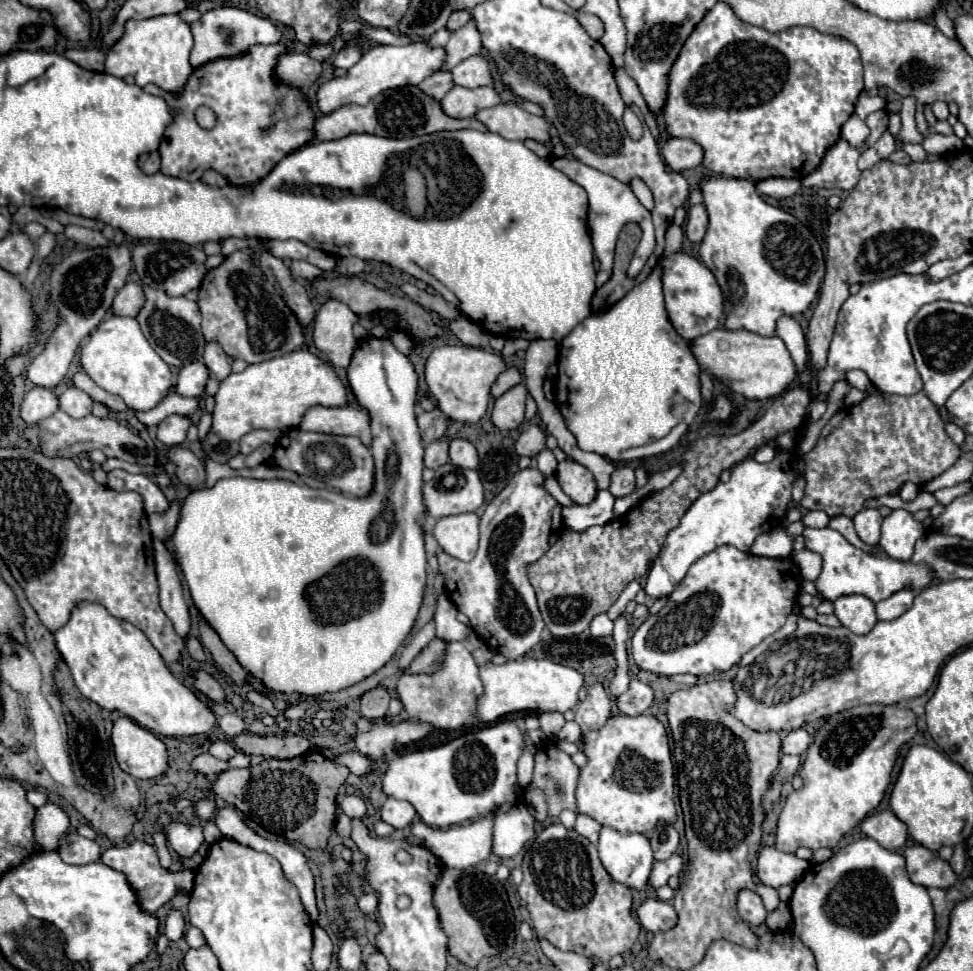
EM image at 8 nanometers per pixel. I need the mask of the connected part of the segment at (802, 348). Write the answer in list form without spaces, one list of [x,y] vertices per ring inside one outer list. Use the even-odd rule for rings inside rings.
[[[782,315],[776,323],[776,337],[780,337],[786,343],[786,349],[790,351],[798,373],[800,373],[800,383],[804,383],[804,379],[812,379],[812,375],[808,375],[808,371],[804,371],[804,363],[808,363],[808,353],[806,353],[806,339],[802,333],[802,327],[798,325],[798,321],[790,315]]]

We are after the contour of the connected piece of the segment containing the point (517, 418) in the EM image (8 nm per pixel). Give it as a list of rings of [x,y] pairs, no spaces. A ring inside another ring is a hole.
[[[522,383],[512,387],[504,395],[500,395],[494,401],[492,423],[498,429],[504,429],[504,431],[516,429],[524,421],[524,401],[526,401],[526,395],[528,395],[528,391],[526,391],[526,387]]]

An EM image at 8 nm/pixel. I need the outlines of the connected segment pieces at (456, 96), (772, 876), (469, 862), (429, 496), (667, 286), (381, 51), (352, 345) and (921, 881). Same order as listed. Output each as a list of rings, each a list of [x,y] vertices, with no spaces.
[[[452,87],[440,101],[442,111],[448,117],[454,119],[466,119],[474,117],[476,111],[494,107],[500,103],[498,93],[494,87],[476,87],[476,89],[466,89],[466,87]]]
[[[764,847],[758,855],[756,875],[762,884],[778,889],[780,886],[794,887],[800,877],[808,871],[810,863],[798,859],[796,855],[776,851],[774,847]]]
[[[478,819],[478,821],[456,825],[450,829],[434,829],[434,827],[424,825],[422,821],[414,821],[410,827],[410,833],[422,839],[424,845],[444,861],[444,865],[456,867],[456,869],[474,867],[480,861],[488,859],[488,855],[492,853],[492,819]]]
[[[446,463],[446,465],[438,467],[434,479],[428,481],[428,483],[424,483],[422,493],[424,493],[426,511],[434,519],[440,519],[440,517],[446,517],[446,515],[458,515],[458,513],[476,511],[484,503],[484,487],[480,483],[478,473],[454,467],[452,463]]]
[[[676,251],[668,257],[658,259],[658,267],[662,269],[662,291],[666,301],[666,311],[670,315],[672,327],[678,331],[680,337],[686,341],[692,341],[700,335],[706,335],[712,329],[718,329],[724,325],[724,297],[722,289],[714,277],[714,273],[702,265],[692,255],[686,255],[682,251]]]
[[[422,41],[414,45],[394,47],[394,45],[376,45],[364,53],[364,57],[346,71],[342,77],[334,77],[320,85],[316,93],[316,111],[320,115],[330,115],[344,105],[368,105],[378,93],[386,89],[398,89],[406,85],[418,85],[428,75],[436,73],[444,63],[444,49],[430,49]]]
[[[328,299],[314,321],[314,345],[316,349],[334,365],[348,367],[352,351],[356,349],[356,337],[352,335],[352,325],[358,317],[344,307],[344,303]]]
[[[912,845],[904,851],[904,857],[906,857],[906,869],[912,883],[922,885],[926,889],[930,887],[948,889],[954,885],[956,873],[952,871],[948,861],[940,859],[938,853],[922,845]]]

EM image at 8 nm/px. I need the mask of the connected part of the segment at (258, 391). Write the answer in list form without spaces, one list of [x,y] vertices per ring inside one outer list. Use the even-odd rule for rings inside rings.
[[[294,351],[264,363],[248,365],[242,373],[228,375],[216,397],[212,411],[212,427],[202,441],[202,451],[216,463],[228,463],[230,457],[240,453],[240,439],[254,429],[288,431],[300,425],[308,407],[342,407],[346,405],[346,389],[334,369],[318,355],[308,351]]]

